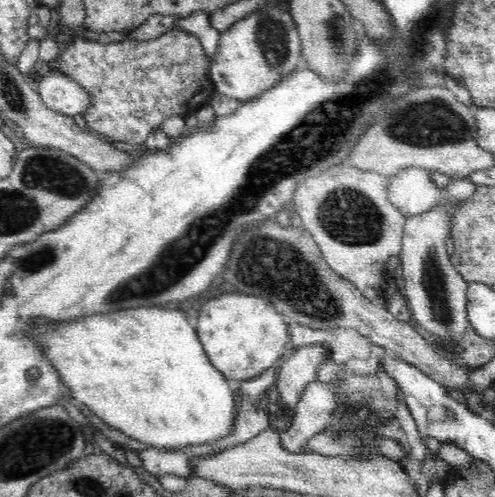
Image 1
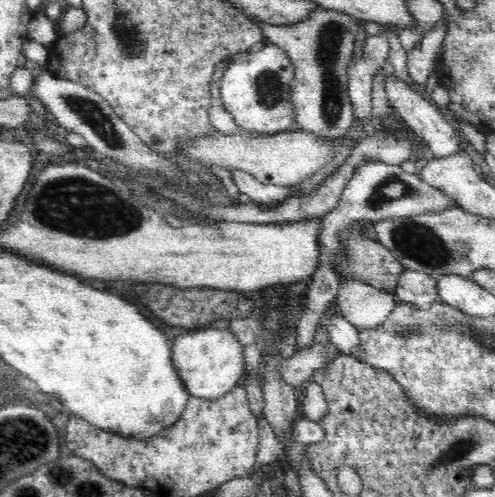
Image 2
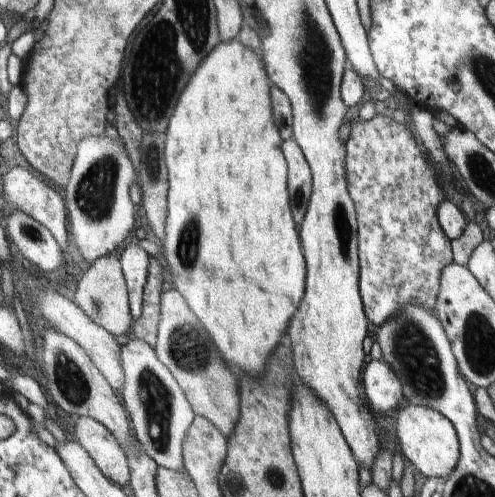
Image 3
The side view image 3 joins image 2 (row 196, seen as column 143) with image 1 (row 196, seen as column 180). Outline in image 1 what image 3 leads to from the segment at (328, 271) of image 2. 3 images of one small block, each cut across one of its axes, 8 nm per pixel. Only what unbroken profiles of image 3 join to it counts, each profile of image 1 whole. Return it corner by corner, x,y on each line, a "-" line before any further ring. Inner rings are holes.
408,168
390,180
388,200
402,212
404,218
410,218
434,210
442,202
452,206
462,204
470,200
476,190
478,186
468,180
454,180
448,188
440,190
426,170

